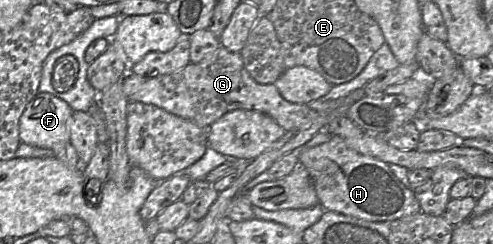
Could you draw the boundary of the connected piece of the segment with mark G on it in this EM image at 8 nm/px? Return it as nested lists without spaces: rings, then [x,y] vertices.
[[[219,46],[199,63],[166,75],[144,77],[129,71],[124,74],[123,91],[128,101],[158,106],[187,119],[201,128],[209,126],[229,111],[245,109],[262,112],[274,119],[286,131],[307,128],[319,113],[306,104],[285,100],[273,84],[256,82],[244,67],[240,52]]]

